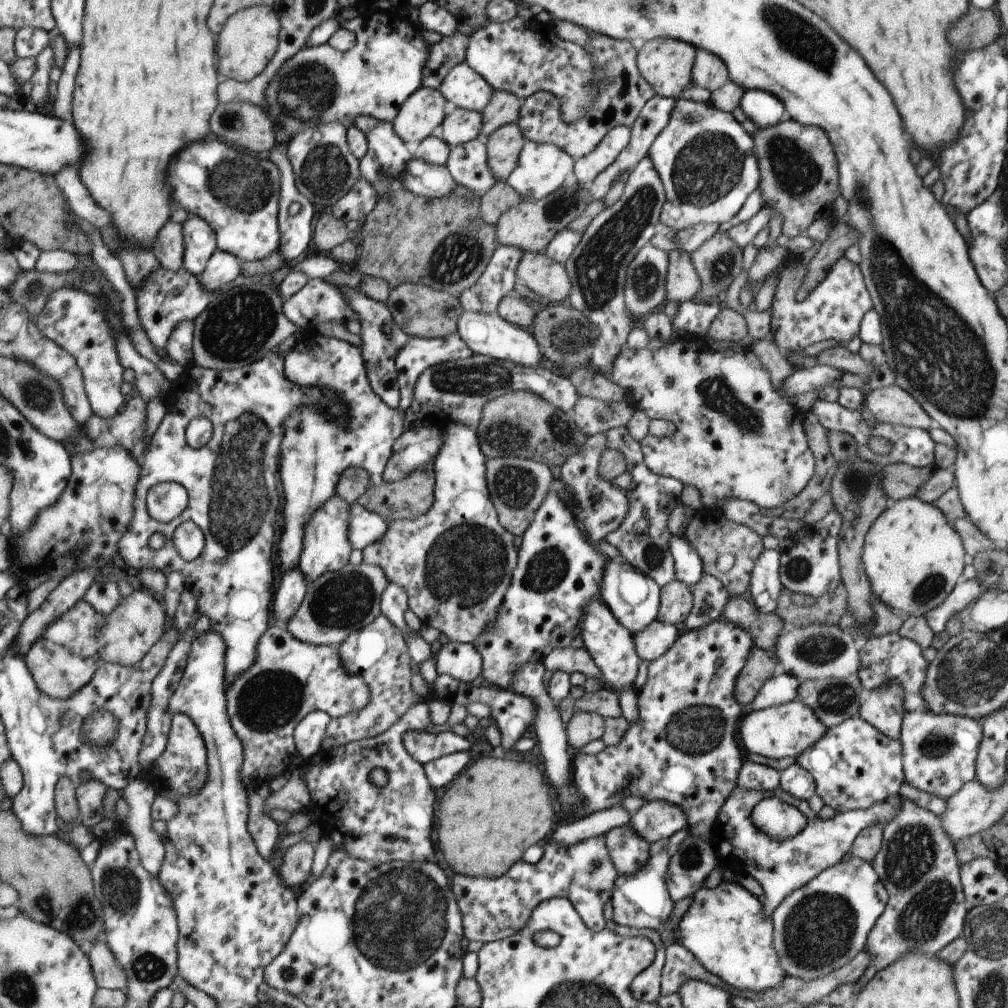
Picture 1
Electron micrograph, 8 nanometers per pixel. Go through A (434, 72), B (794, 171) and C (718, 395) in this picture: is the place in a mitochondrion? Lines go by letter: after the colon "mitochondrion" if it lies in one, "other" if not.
A: other
B: mitochondrion
C: mitochondrion

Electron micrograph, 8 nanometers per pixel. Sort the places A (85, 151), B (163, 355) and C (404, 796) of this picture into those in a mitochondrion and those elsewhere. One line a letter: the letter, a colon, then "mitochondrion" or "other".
A: other
B: other
C: mitochondrion

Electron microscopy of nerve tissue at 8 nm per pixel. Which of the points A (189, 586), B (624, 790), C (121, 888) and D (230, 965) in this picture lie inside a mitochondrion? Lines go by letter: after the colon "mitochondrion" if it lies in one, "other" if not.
A: other
B: other
C: mitochondrion
D: other

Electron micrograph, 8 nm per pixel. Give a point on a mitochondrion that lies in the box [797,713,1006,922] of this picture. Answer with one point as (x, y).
(935, 746)

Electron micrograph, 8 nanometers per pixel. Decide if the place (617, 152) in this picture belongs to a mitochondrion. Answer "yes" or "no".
no

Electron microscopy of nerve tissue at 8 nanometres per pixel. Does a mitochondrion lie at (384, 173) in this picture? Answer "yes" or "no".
yes

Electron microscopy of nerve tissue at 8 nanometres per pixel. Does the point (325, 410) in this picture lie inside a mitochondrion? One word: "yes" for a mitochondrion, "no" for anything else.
no

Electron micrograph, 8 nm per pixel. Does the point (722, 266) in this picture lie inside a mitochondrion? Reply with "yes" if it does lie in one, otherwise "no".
yes

